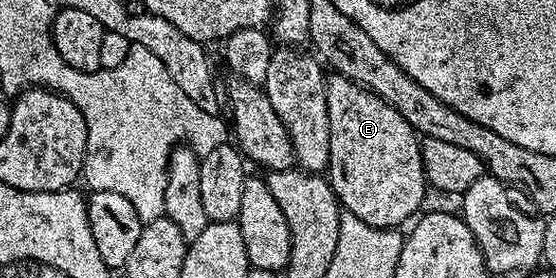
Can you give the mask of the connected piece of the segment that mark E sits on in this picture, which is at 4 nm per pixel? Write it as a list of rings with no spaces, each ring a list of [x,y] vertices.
[[[338,73],[328,74],[326,80],[331,188],[346,210],[366,223],[398,228],[399,223],[420,210],[423,194],[429,191],[419,152],[420,138],[398,109],[370,87],[354,83],[349,76]]]

